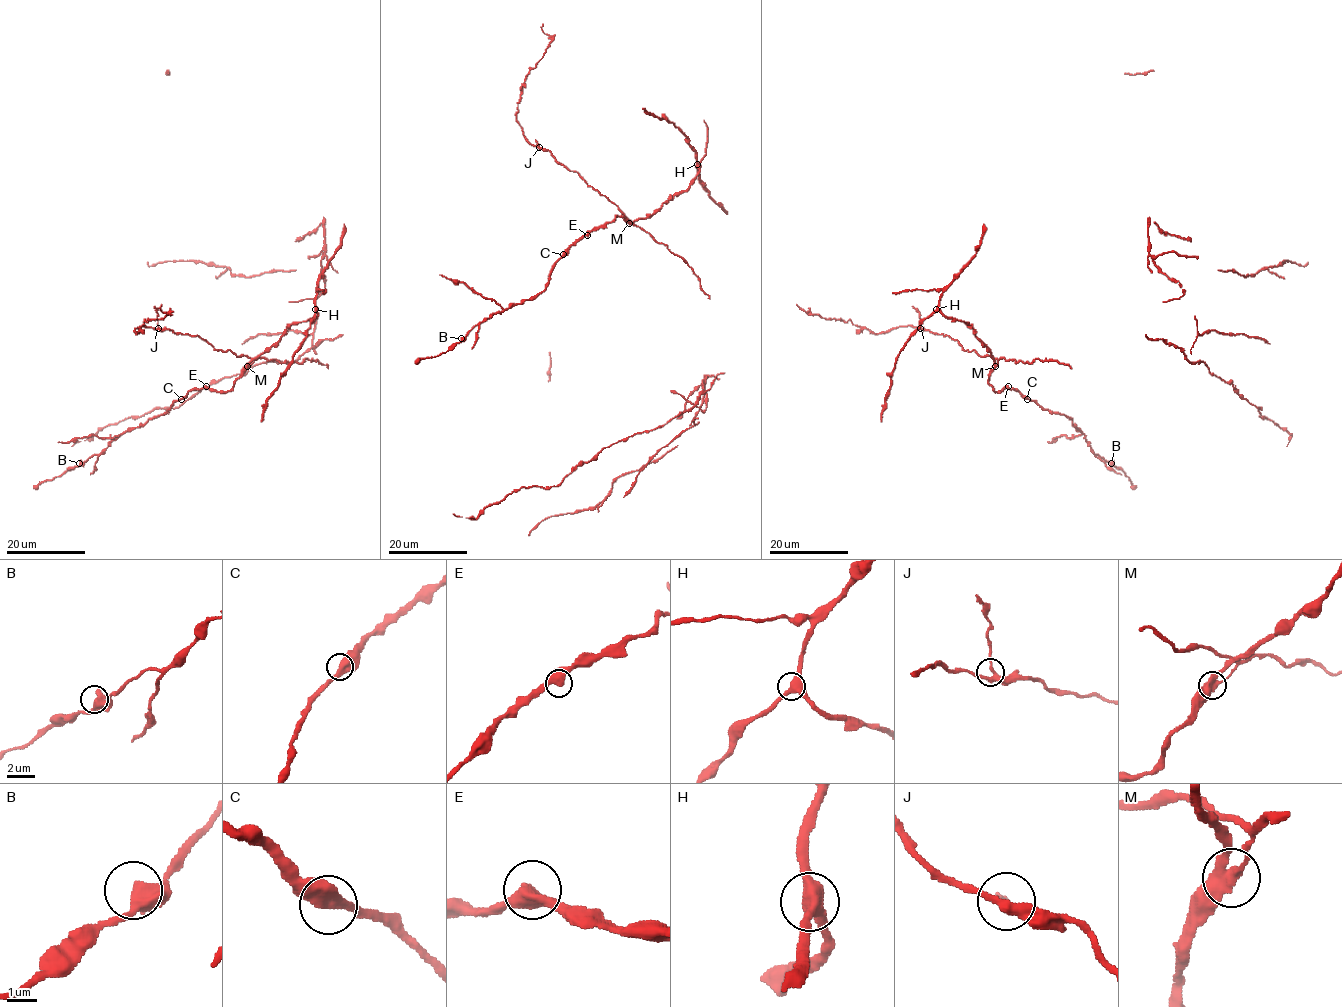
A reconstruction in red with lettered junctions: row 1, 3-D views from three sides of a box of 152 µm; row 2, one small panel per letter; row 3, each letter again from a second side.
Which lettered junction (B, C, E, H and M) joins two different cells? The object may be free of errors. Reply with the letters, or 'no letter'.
M

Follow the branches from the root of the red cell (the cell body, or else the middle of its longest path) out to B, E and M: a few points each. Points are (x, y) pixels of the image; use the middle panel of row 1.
B: (708, 298), (681, 257), (617, 216), (571, 246), (542, 291), (485, 318), (461, 338)
E: (708, 298), (700, 280), (681, 257), (624, 218), (617, 216), (587, 235)
M: (708, 298), (700, 280), (681, 257), (628, 223)

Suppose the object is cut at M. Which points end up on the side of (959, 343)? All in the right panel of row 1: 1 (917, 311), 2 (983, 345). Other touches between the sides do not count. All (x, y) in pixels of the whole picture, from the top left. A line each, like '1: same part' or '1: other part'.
1: same part
2: other part

